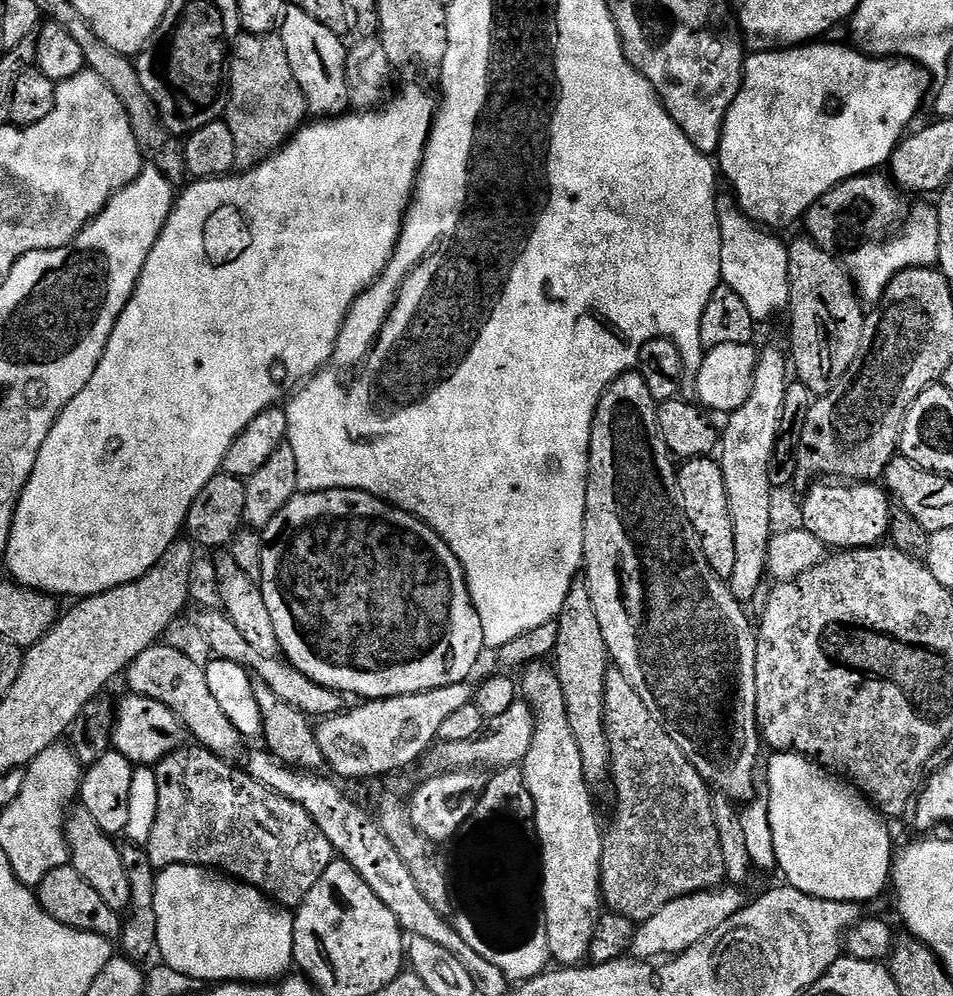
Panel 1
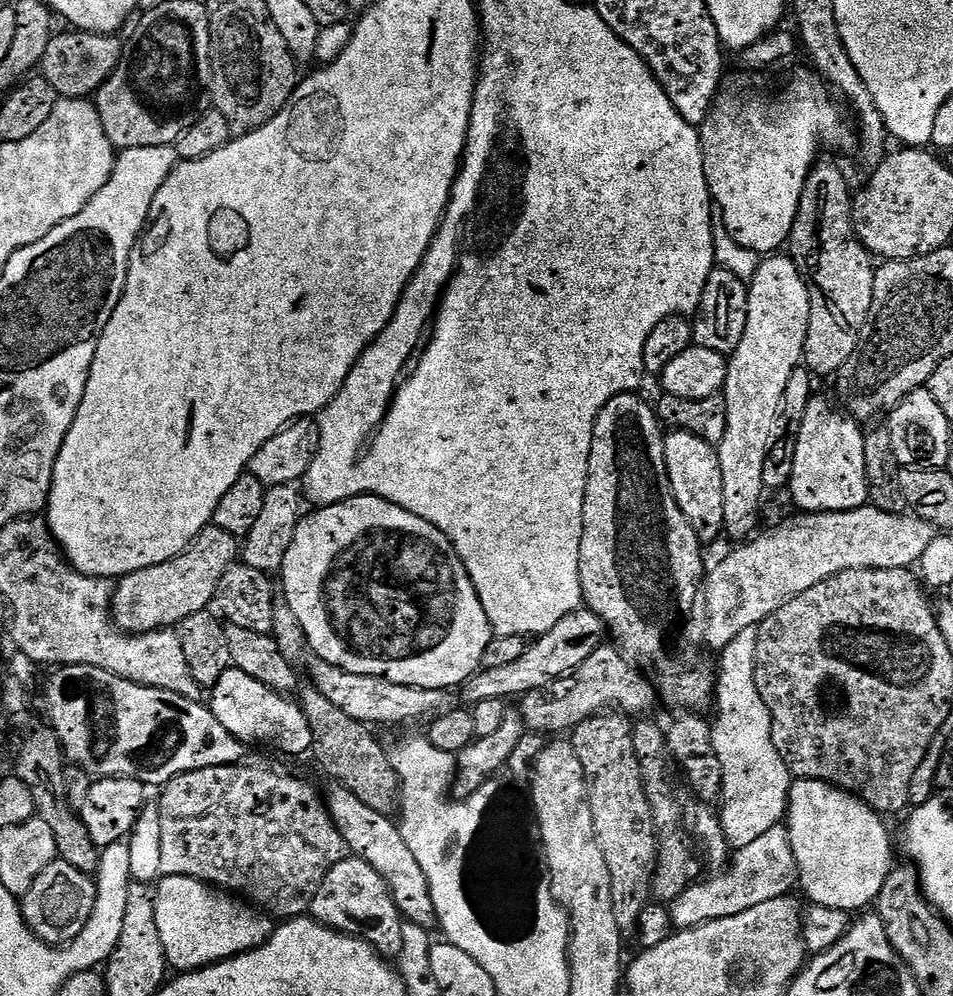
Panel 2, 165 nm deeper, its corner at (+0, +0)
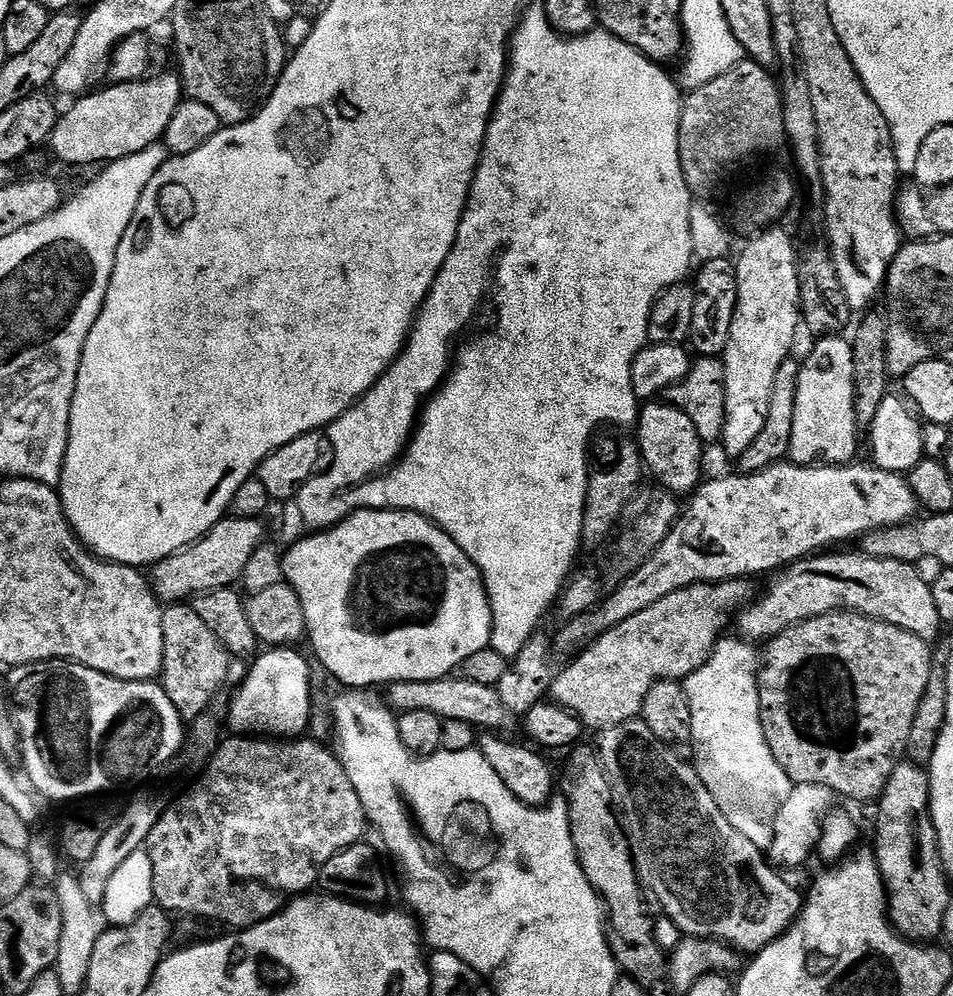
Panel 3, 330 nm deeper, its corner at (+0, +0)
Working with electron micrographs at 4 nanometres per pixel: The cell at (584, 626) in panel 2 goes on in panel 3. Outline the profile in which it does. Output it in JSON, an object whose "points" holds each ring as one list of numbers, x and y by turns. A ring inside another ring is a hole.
{"points":[[781,462,770,465,766,470,761,472,745,472,743,474,735,474,736,476,720,476,717,480,701,483,691,497,692,508,685,507,679,520,672,526,672,530,666,542,662,542,662,546,658,548,656,553,652,555,639,568,628,573,623,580,617,583,616,587,604,599,600,601,596,607,591,608,589,612,583,612,580,616,573,616,567,621,568,625,560,634,560,644,564,648,583,649,585,646,597,640,603,632,609,632,614,626,618,626,622,622,626,622,626,618,634,618,634,614,638,614,638,610,646,610,646,606,654,606,654,602,659,602,661,598,666,598,666,594,674,594,683,588,689,588,695,584,713,584,721,580,739,580,741,578,757,578,763,572,775,573,777,570,783,570,789,564,795,564,797,560,803,560,813,554,819,553,827,544,836,544,832,546,840,546,843,540,852,540,863,538,870,532,877,532,880,528,893,528,896,524,905,524,906,521,913,519,917,515,916,504,918,505,918,497,915,488,901,473,887,472,881,468,877,468,875,463,860,464,861,462,853,462,850,464,842,464,839,466,809,466,806,464,797,464,795,462]]}

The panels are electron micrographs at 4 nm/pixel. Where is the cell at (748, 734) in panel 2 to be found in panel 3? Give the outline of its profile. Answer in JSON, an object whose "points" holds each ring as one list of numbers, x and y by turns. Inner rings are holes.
{"points":[[721,638,710,659,683,681,695,724,694,763,730,822,750,842,768,850,772,846,778,812,794,785,778,758,774,758,764,729,758,652,747,639,728,639]]}

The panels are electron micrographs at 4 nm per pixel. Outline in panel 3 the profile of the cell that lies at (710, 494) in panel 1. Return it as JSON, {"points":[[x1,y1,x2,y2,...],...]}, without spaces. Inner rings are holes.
{"points":[[648,402,640,409,638,417,638,443,642,451,647,467,665,484,667,491,672,494,681,494,680,492,695,493,696,489,702,483,700,475,704,472,704,448,706,441,701,438,700,431,696,429,696,423,692,420,692,415,687,412,679,403,676,404,656,404,660,402]]}

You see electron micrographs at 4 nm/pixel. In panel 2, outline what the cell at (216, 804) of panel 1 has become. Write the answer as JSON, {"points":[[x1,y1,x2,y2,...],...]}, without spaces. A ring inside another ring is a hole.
{"points":[[248,763,178,774,163,785,164,793,158,801,162,822,160,875,194,878,229,894,239,894,272,918,303,916,311,909,326,874,349,856,348,843,328,813,321,793,319,796,306,781,264,764]]}

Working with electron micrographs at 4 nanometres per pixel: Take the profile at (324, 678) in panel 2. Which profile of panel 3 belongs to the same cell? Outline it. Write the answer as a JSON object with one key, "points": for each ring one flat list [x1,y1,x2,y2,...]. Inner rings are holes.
{"points":[[449,674,442,677,441,680,389,684,386,692,388,692,388,696,386,695,387,703,397,713,409,712,410,710,430,710,432,714,441,716,445,722,449,720,470,722,480,730,496,730,492,728,502,727,507,722,508,716,510,717,504,699,500,697,493,685,470,682,459,674]]}

